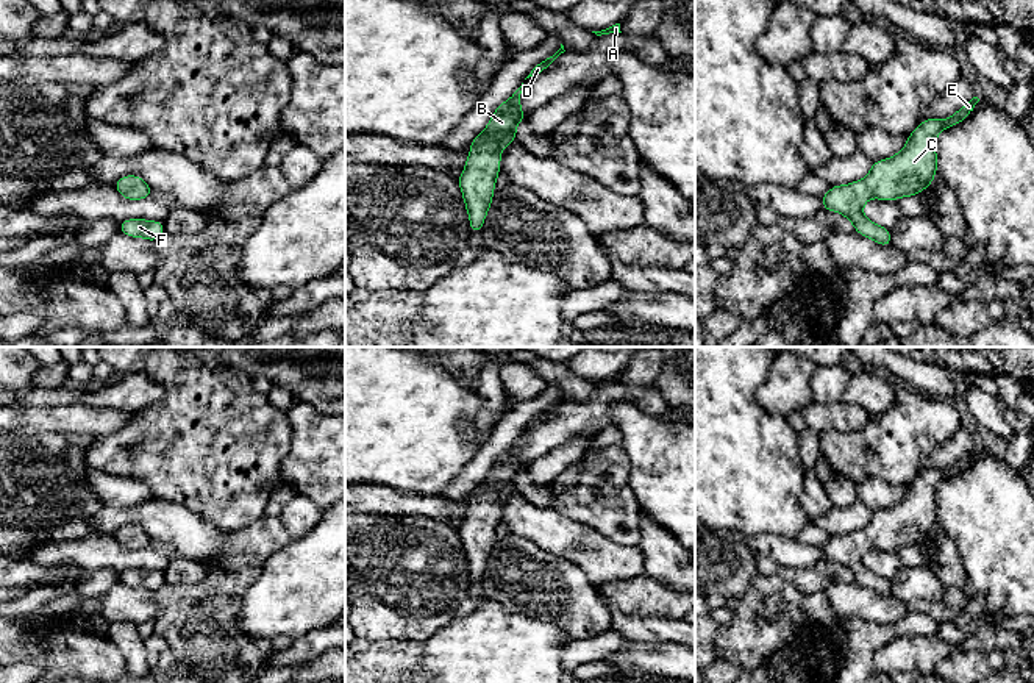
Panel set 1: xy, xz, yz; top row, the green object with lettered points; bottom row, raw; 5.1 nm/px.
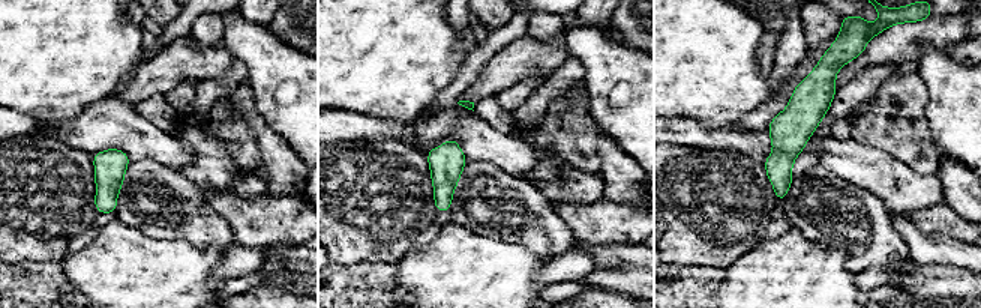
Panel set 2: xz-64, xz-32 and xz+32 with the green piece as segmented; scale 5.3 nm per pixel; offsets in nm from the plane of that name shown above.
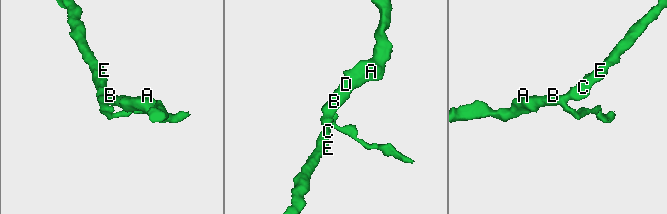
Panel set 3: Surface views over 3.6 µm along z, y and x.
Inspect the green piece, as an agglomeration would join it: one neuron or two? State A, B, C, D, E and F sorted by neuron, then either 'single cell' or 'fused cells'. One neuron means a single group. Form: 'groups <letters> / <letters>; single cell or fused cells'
groups A B C D E F; single cell

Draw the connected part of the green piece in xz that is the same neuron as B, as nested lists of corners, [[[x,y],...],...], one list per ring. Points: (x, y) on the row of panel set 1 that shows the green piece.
[[[523,83],[494,111],[484,131],[470,142],[465,169],[459,175],[458,183],[469,213],[472,233],[481,234],[483,231],[500,173],[503,147],[517,141],[515,125],[528,119],[528,114],[520,111],[522,91]]]

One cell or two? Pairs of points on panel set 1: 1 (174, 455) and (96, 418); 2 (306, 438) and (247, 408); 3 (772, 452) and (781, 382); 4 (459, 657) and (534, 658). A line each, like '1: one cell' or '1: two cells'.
1: two cells
2: two cells
3: two cells
4: one cell

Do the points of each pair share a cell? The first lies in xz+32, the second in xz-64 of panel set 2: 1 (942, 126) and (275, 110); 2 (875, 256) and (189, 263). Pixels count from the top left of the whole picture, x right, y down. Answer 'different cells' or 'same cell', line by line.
1: same cell
2: different cells

